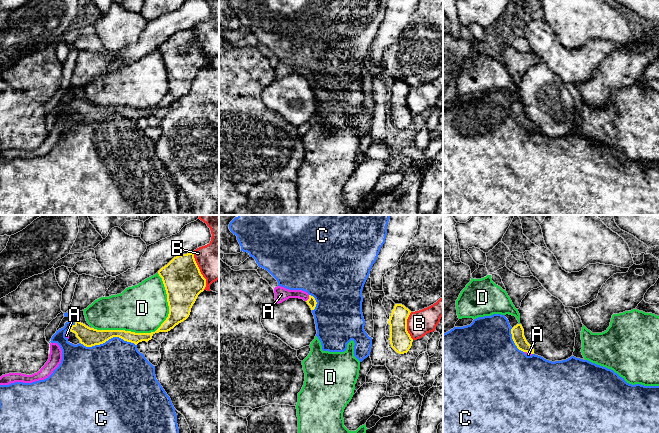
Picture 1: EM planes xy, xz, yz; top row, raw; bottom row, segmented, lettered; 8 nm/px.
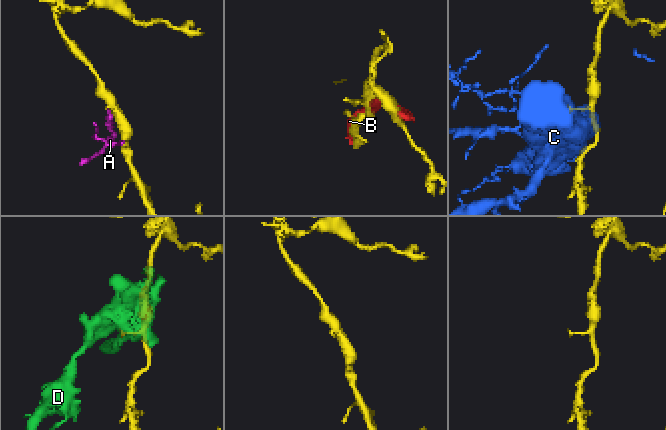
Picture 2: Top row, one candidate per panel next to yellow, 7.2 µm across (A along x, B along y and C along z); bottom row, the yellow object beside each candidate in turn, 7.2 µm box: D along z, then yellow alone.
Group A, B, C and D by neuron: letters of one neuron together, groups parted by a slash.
A / B / C / D

